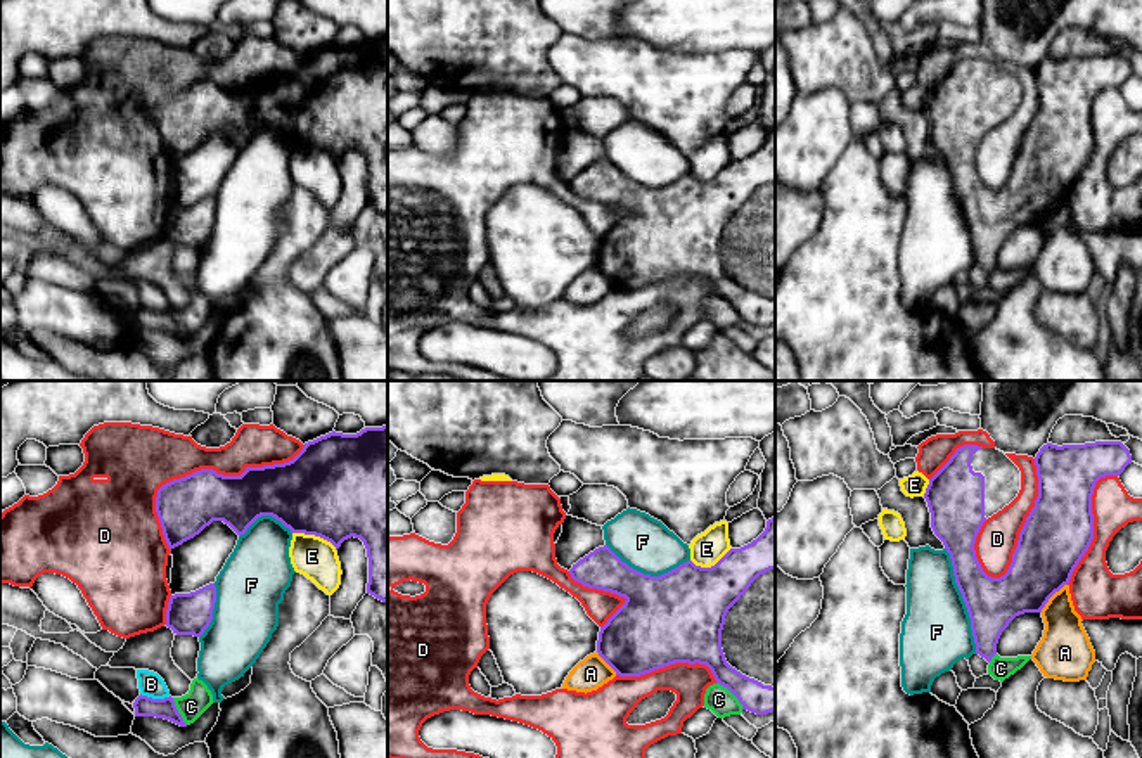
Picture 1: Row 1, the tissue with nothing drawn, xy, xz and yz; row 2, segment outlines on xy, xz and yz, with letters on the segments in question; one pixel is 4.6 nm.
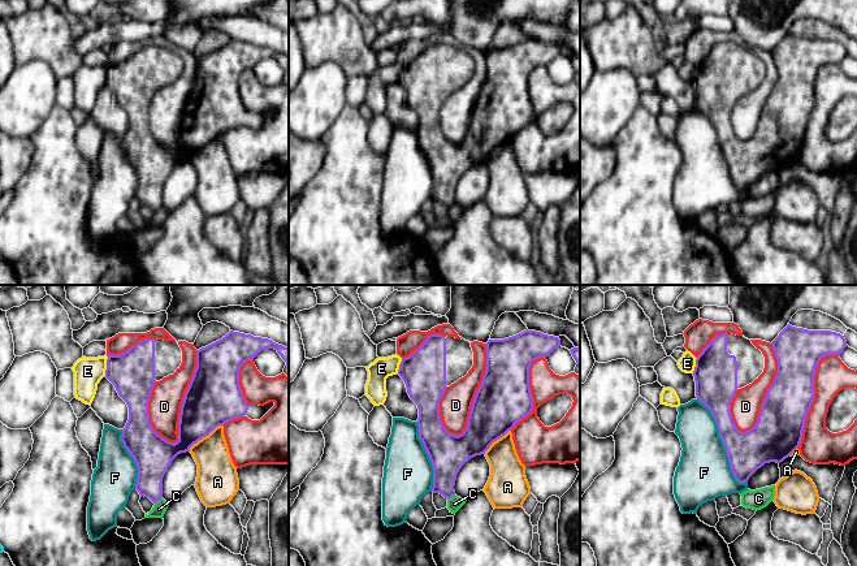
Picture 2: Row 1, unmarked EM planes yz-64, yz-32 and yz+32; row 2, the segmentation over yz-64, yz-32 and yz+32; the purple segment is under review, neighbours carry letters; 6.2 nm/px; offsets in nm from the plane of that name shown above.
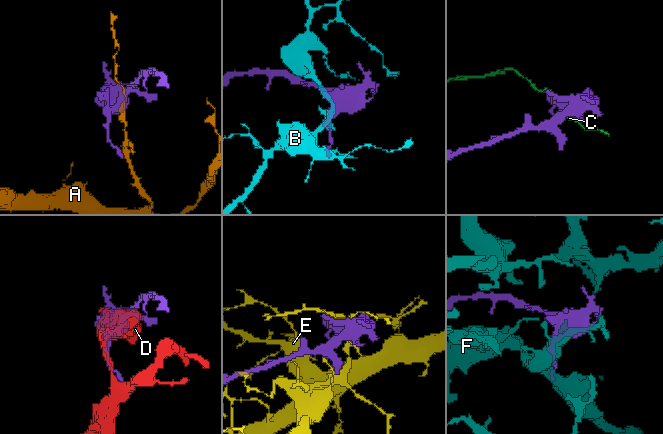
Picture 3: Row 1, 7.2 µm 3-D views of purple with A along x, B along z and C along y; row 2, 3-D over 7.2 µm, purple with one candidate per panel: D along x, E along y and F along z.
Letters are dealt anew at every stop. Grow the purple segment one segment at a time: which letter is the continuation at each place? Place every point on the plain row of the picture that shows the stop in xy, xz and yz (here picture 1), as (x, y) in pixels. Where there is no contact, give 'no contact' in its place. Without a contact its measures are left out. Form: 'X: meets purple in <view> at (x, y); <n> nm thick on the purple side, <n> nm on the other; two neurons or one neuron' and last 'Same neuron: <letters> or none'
A: meets purple in yz at (1051, 208); 300 nm thick on the purple side, 240 nm on the other; two neurons
B: meets purple in xy at (156, 312); 100 nm thick on the purple side, 110 nm on the other; two neurons
C: meets purple in xz at (732, 305); 160 nm thick on the purple side, 120 nm on the other; two neurons
D: meets purple in xy at (201, 82); 260 nm thick on the purple side, 280 nm on the other; two neurons
E: meets purple in xy at (315, 147); 480 nm thick on the purple side, 190 nm on the other; two neurons
F: meets purple in yz at (964, 213); 240 nm thick on the purple side, 320 nm on the other; two neurons
Same neuron: none

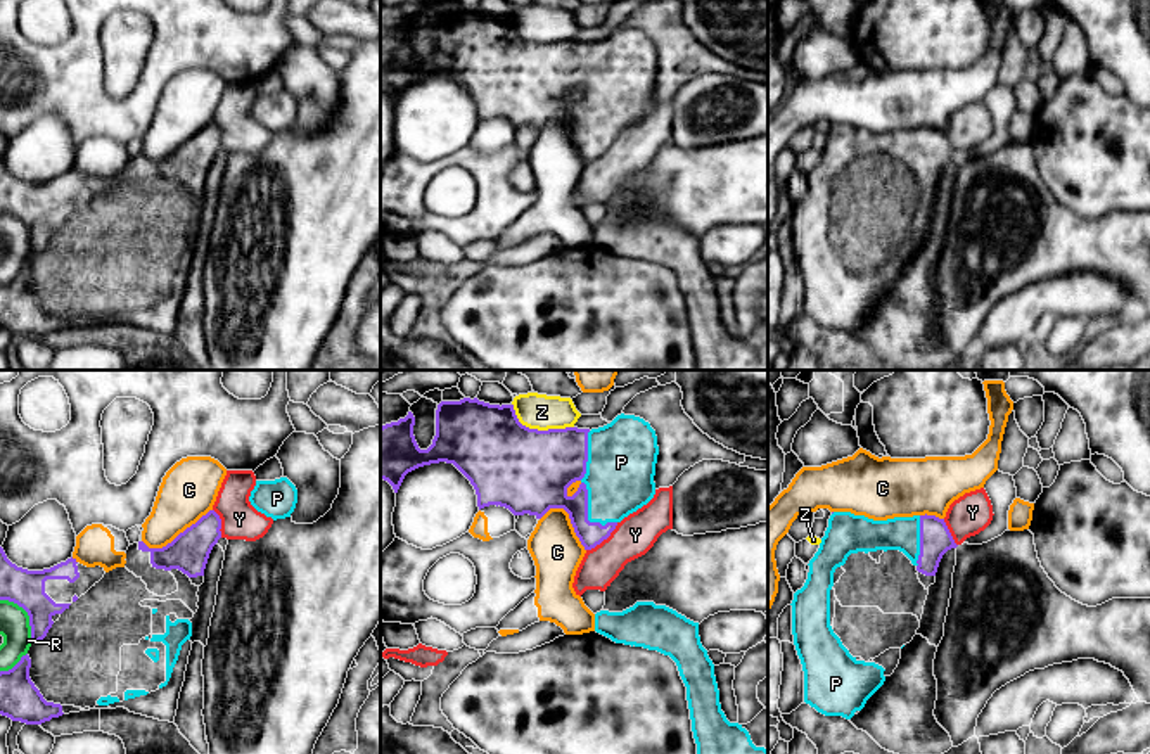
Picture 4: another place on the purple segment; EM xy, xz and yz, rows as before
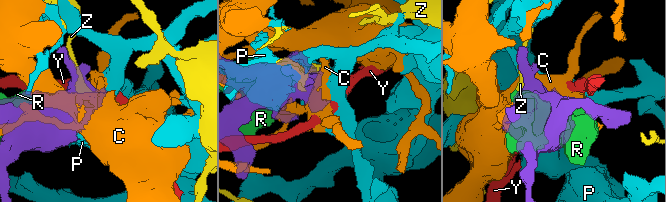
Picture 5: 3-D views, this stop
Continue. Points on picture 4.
C: meets purple in xy at (178, 147); 190 nm thick on the purple side, 260 nm on the other; two neurons
P: meets purple in xz at (583, 95); 380 nm thick on the purple side, 320 nm on the other; one neuron
R: meets purple in xy at (28, 227); 170 nm thick on the purple side, 140 nm on the other; two neurons
Y: meets purple in xz at (604, 151); 120 nm thick on the purple side, 190 nm on the other; two neurons
Z: meets purple in xz at (536, 42); 400 nm thick on the purple side, 170 nm on the other; two neurons
Same neuron: P

